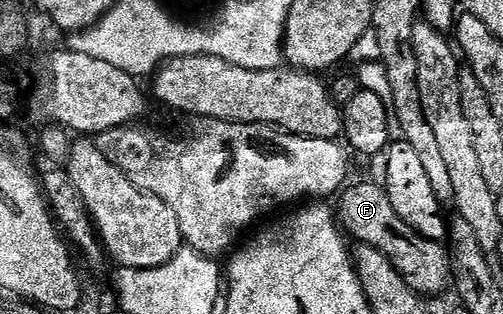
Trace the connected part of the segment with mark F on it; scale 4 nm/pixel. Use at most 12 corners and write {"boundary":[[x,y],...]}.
{"boundary":[[345,185],[343,233],[378,248],[416,294],[449,289],[445,247],[394,212],[383,185]]}

